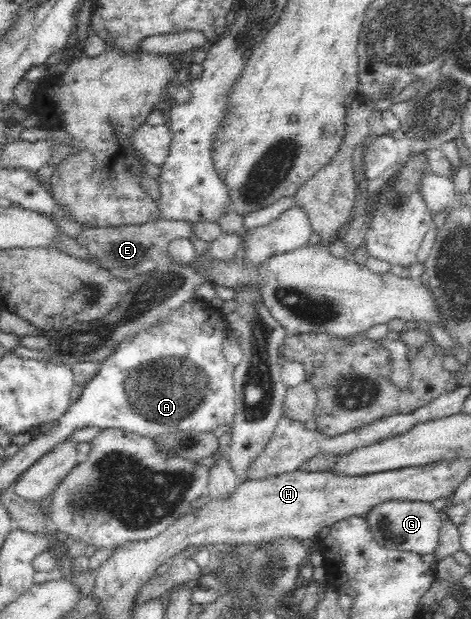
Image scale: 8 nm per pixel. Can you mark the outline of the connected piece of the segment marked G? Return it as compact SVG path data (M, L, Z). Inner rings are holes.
M385 500L363 514L373 539L393 552L432 554L439 541L441 520L431 503L421 500Z

